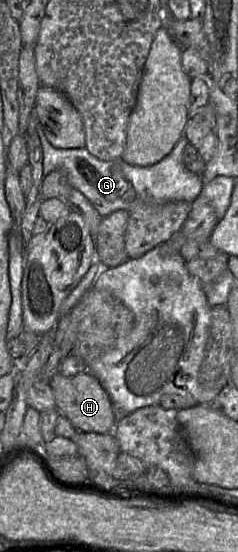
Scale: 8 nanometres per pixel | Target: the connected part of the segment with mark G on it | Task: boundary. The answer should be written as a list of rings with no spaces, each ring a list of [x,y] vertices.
[[[38,129],[43,150],[43,177],[54,170],[64,171],[73,189],[81,192],[102,217],[123,209],[130,212],[136,204],[144,201],[186,201],[192,203],[202,193],[201,176],[190,172],[183,163],[183,152],[189,144],[182,137],[172,152],[156,164],[135,166],[122,158],[104,161],[92,155],[86,148],[57,149],[46,139],[42,129]]]

